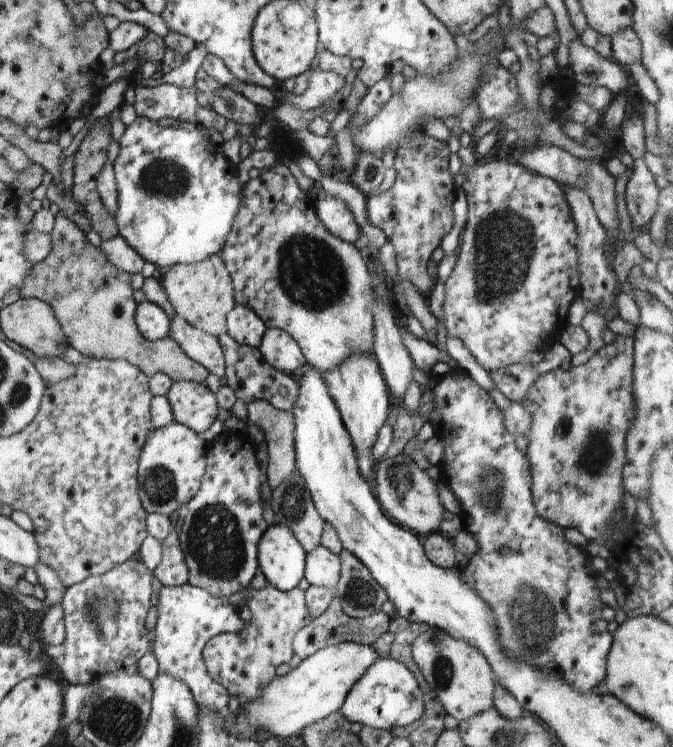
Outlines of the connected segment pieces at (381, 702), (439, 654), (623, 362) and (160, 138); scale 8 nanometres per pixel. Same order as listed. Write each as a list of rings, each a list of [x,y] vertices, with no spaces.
[[[380,657],[345,695],[341,713],[352,723],[394,731],[414,722],[423,712],[423,692],[411,670],[392,657]]]
[[[438,628],[420,633],[412,643],[411,653],[429,687],[436,693],[446,714],[462,722],[493,707],[496,680],[486,657],[468,641],[450,636]]]
[[[623,334],[616,335],[616,339],[611,344],[602,343],[601,347],[584,363],[576,367],[570,367],[564,370],[557,367],[554,370],[540,375],[535,383],[527,390],[526,396],[520,403],[531,414],[532,422],[525,436],[528,438],[527,456],[531,470],[531,495],[534,501],[534,506],[538,516],[541,516],[549,523],[554,523],[560,528],[576,528],[582,533],[582,536],[588,541],[600,540],[603,532],[606,531],[607,524],[611,523],[612,515],[616,511],[624,510],[622,493],[626,490],[623,488],[623,468],[625,465],[625,438],[627,430],[634,418],[634,403],[633,403],[633,368],[634,368],[634,339],[632,335],[624,336]]]
[[[136,117],[134,122],[126,125],[124,134],[120,137],[118,148],[118,156],[113,162],[113,171],[115,174],[115,181],[117,184],[117,207],[113,214],[119,235],[126,240],[140,256],[143,262],[152,262],[155,266],[162,266],[168,268],[176,263],[192,264],[199,263],[201,260],[206,260],[213,254],[221,252],[222,245],[229,235],[233,220],[240,208],[241,192],[243,185],[238,184],[237,165],[234,164],[219,146],[206,139],[203,134],[202,127],[197,123],[181,121],[180,124],[173,126],[160,126],[158,121],[150,120],[146,117]]]

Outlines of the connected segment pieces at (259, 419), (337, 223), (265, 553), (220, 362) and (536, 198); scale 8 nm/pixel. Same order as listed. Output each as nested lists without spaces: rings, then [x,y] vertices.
[[[256,399],[247,404],[247,417],[264,433],[269,454],[264,480],[276,488],[296,469],[293,411],[281,411],[264,399]]]
[[[327,196],[315,202],[317,218],[333,235],[350,244],[362,245],[364,242],[361,228],[340,199]]]
[[[281,524],[269,526],[259,540],[259,567],[274,588],[289,591],[302,580],[307,552]]]
[[[174,315],[169,322],[168,334],[189,356],[201,364],[209,374],[218,378],[225,376],[225,358],[217,337],[189,325],[180,315]]]
[[[506,159],[492,160],[486,164],[474,164],[470,168],[463,168],[460,179],[464,180],[461,189],[465,192],[467,198],[467,221],[460,234],[460,245],[458,246],[458,259],[451,275],[446,283],[446,296],[443,304],[445,312],[445,328],[447,336],[458,337],[464,343],[464,346],[470,350],[472,356],[476,358],[478,364],[490,372],[497,368],[504,368],[514,363],[520,363],[520,360],[530,352],[530,350],[546,351],[553,342],[560,341],[565,327],[569,324],[567,319],[571,304],[579,296],[579,269],[578,269],[578,251],[576,248],[577,228],[572,218],[570,207],[566,202],[563,188],[552,179],[543,177],[530,170],[526,170],[518,163],[508,162]]]

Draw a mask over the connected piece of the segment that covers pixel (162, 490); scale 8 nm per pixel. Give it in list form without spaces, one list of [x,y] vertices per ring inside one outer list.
[[[174,422],[148,433],[138,459],[138,496],[147,513],[169,516],[182,504],[190,502],[200,490],[206,470],[209,443],[184,424]]]

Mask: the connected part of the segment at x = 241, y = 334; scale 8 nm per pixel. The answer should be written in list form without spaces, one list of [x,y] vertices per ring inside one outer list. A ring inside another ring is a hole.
[[[236,303],[226,317],[227,333],[238,344],[248,344],[250,347],[260,346],[267,326],[250,308]]]

